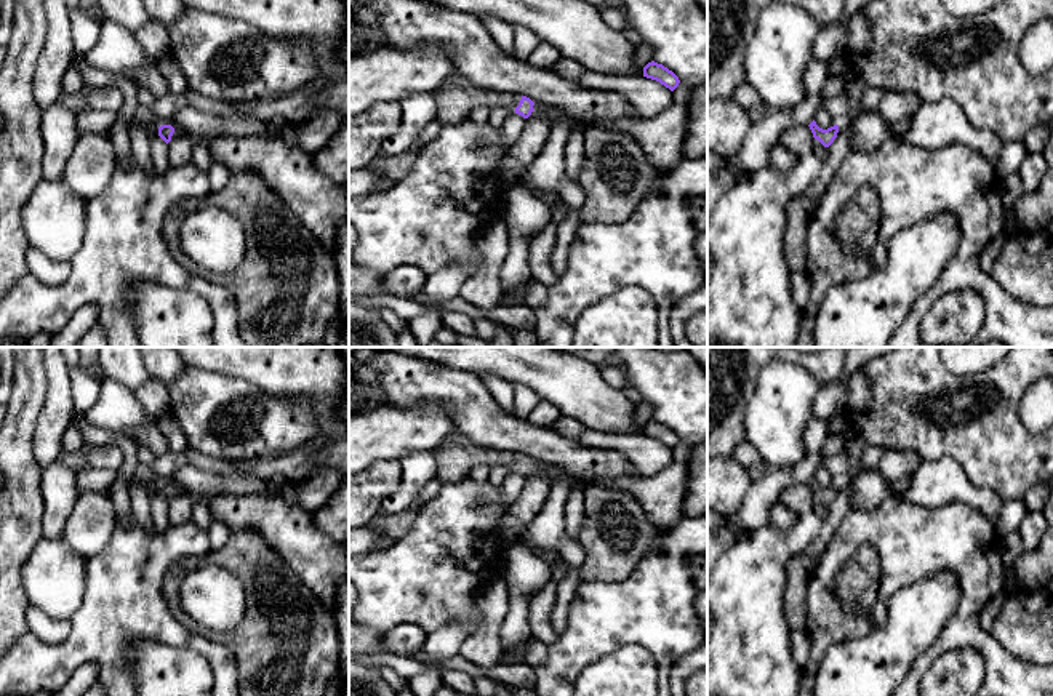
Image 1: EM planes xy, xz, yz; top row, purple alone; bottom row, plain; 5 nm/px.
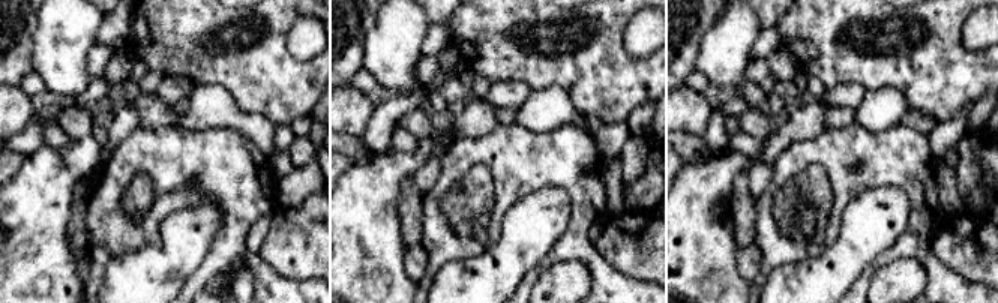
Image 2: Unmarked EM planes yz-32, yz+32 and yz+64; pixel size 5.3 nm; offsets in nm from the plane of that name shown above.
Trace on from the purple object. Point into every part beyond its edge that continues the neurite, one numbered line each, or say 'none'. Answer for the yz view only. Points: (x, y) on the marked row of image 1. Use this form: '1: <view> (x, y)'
1: yz (820, 151)

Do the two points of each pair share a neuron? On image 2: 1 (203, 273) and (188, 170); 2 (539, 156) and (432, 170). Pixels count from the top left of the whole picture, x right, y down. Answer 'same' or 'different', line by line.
1: same
2: different

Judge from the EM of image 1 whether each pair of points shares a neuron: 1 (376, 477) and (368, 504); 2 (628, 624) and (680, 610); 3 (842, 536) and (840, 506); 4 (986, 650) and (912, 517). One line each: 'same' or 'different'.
1: same
2: same
3: different
4: same

